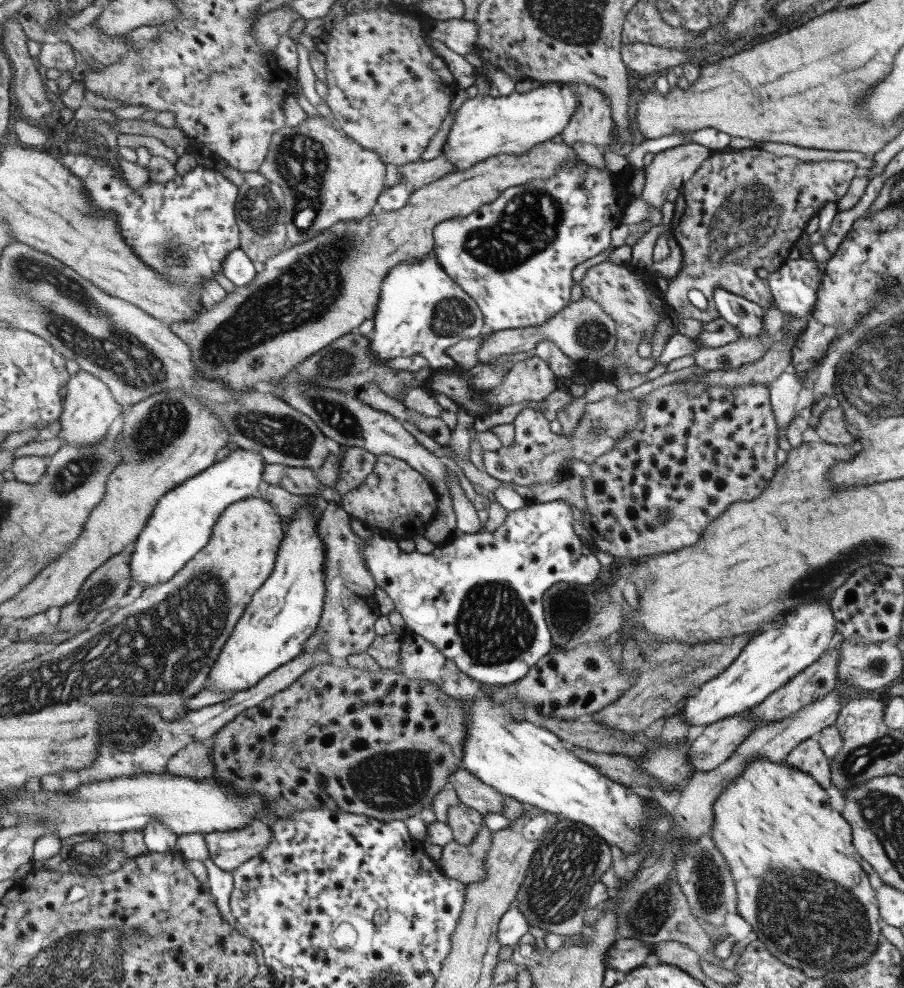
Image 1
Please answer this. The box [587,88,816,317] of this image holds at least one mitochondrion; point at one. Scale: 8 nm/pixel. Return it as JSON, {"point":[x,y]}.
{"point":[753,210]}

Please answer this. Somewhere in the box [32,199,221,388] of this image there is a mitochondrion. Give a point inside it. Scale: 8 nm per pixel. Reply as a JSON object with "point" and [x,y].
{"point":[174,252]}

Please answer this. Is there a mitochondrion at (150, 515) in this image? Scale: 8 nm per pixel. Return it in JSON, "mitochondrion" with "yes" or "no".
{"mitochondrion":"no"}

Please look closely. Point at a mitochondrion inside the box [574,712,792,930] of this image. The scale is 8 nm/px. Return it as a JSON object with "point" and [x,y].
{"point":[709,881]}

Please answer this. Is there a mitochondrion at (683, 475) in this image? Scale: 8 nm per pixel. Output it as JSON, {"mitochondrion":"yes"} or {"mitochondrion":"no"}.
{"mitochondrion":"no"}

